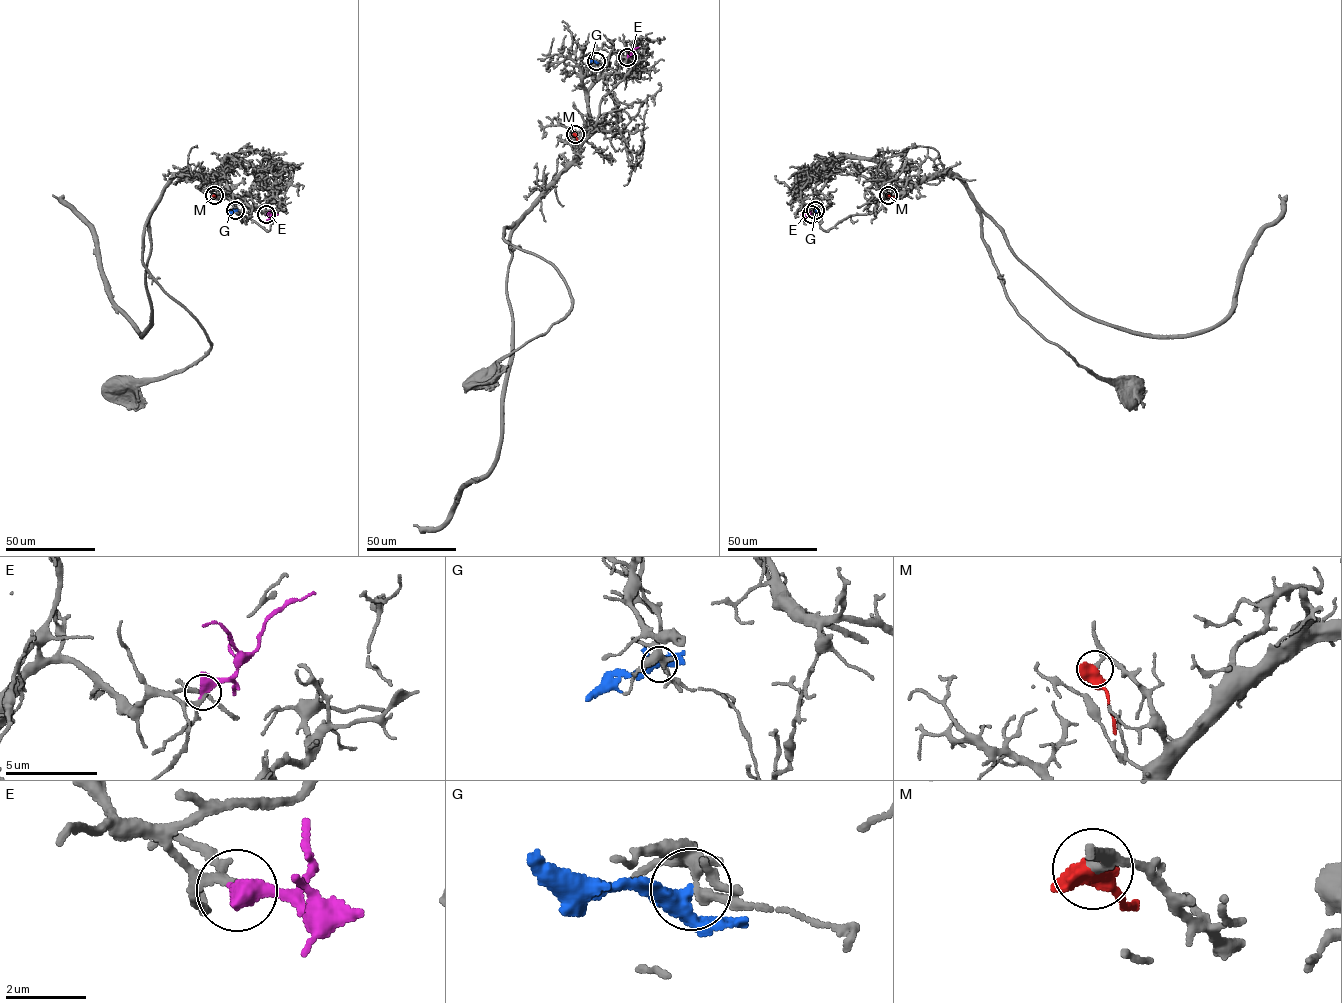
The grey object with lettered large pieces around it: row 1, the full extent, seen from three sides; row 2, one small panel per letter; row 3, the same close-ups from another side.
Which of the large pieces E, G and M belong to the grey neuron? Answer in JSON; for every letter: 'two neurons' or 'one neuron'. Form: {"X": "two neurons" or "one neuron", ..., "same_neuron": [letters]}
{"E": "one neuron", "G": "two neurons", "M": "two neurons", "same_neuron": ["E"]}

